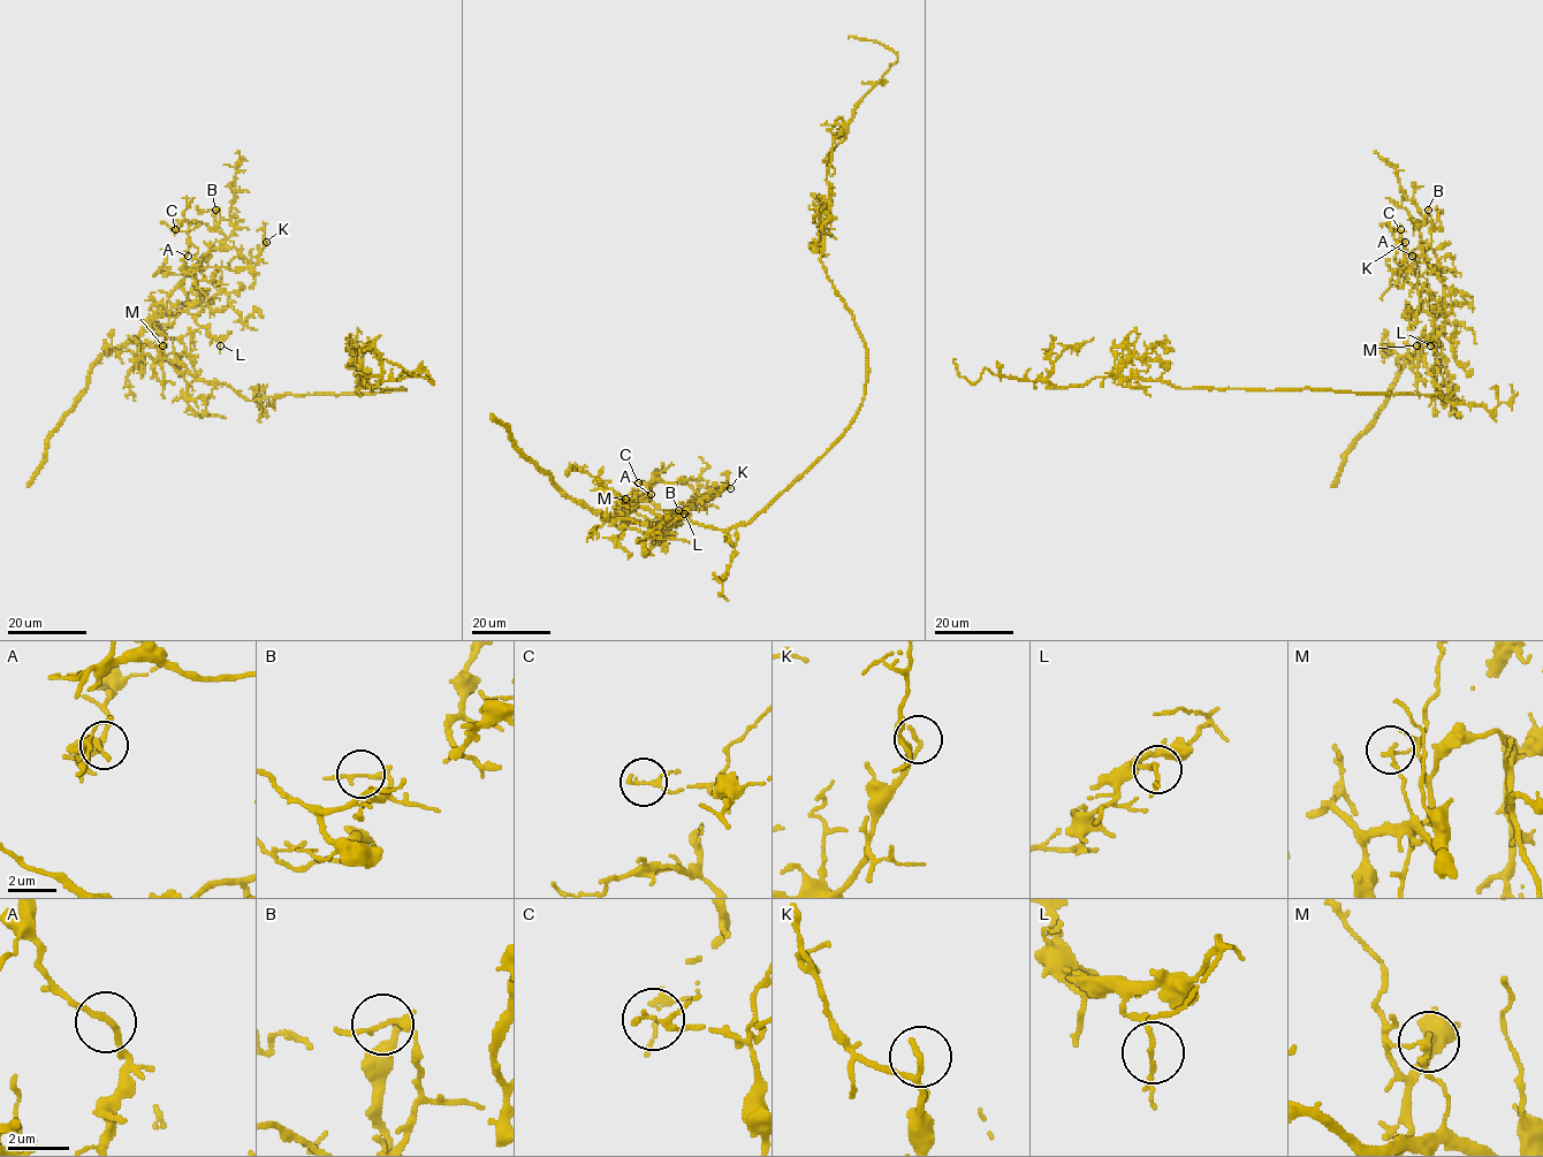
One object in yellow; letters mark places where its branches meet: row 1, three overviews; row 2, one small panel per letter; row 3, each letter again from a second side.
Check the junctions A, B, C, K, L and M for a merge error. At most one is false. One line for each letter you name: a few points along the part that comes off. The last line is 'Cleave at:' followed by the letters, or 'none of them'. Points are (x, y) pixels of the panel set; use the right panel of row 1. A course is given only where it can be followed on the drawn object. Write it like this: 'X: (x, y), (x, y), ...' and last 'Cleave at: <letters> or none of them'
M: (1415, 345), (1445, 400), (1184, 389), (1116, 372), (1057, 387), (986, 368), (972, 383), (955, 358)
Cleave at: M

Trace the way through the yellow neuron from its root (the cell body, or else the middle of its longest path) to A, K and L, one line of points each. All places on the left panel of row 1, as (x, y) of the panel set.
A: (343, 394), (248, 400), (161, 360), (164, 343), (142, 343), (136, 337), (164, 313), (184, 275), (188, 256)
K: (343, 394), (248, 400), (161, 360), (164, 343), (136, 339), (187, 274), (251, 268), (266, 242)
L: (343, 394), (248, 400), (161, 360), (164, 343), (149, 345), (136, 337), (160, 317), (189, 312), (220, 345)

